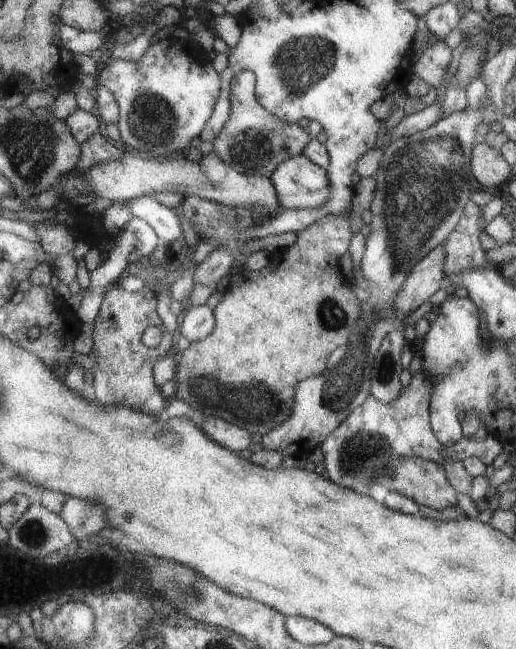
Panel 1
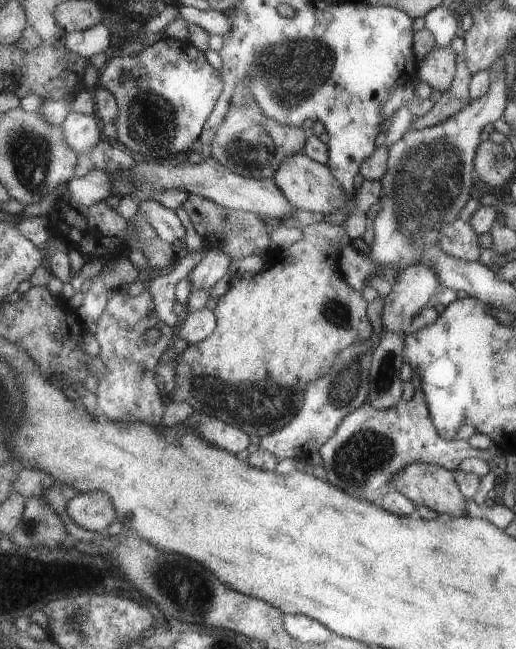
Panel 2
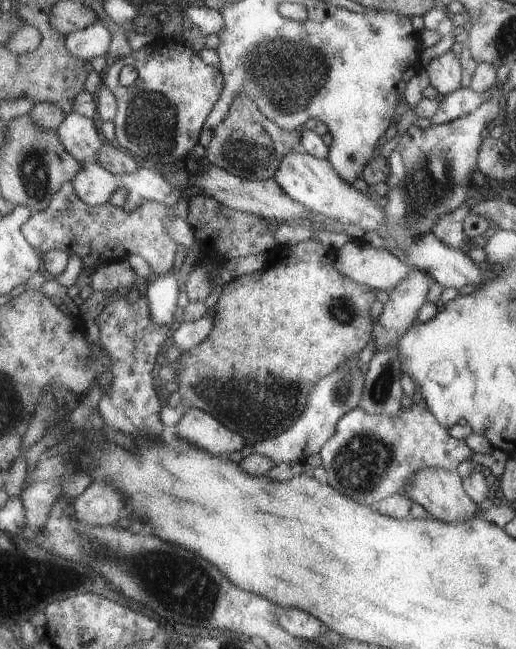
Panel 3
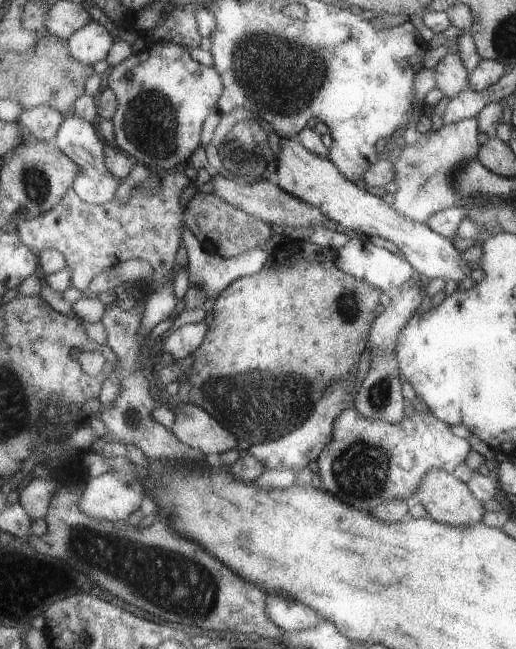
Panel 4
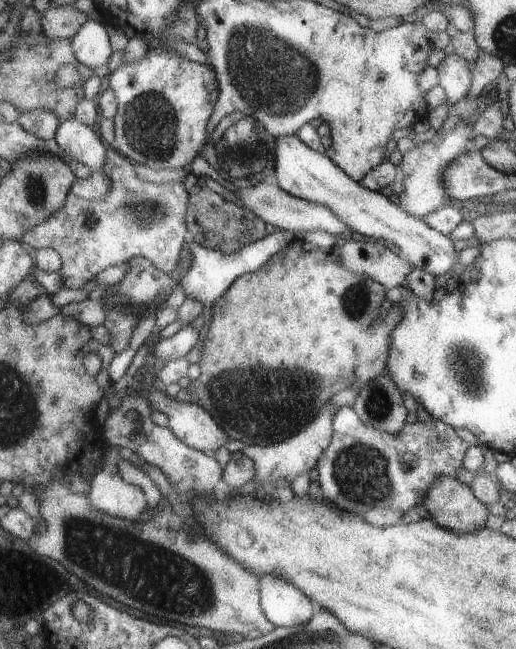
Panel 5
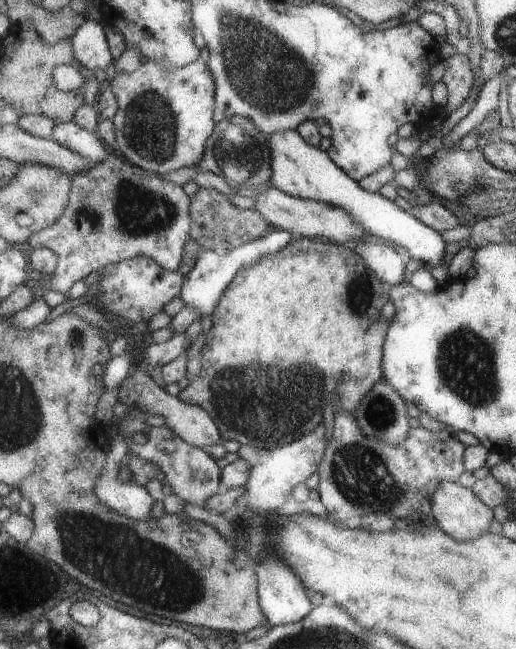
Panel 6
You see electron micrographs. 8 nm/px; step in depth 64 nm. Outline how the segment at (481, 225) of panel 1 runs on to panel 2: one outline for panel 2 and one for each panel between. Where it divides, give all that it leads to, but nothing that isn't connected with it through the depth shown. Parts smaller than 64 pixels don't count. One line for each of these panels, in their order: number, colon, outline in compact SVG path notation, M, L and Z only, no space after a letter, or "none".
2: M471 200L455 224L447 224L441 230L439 246L453 258L463 258L467 262L477 262L483 248L479 246L479 234L473 228L473 216L481 208L481 200Z

